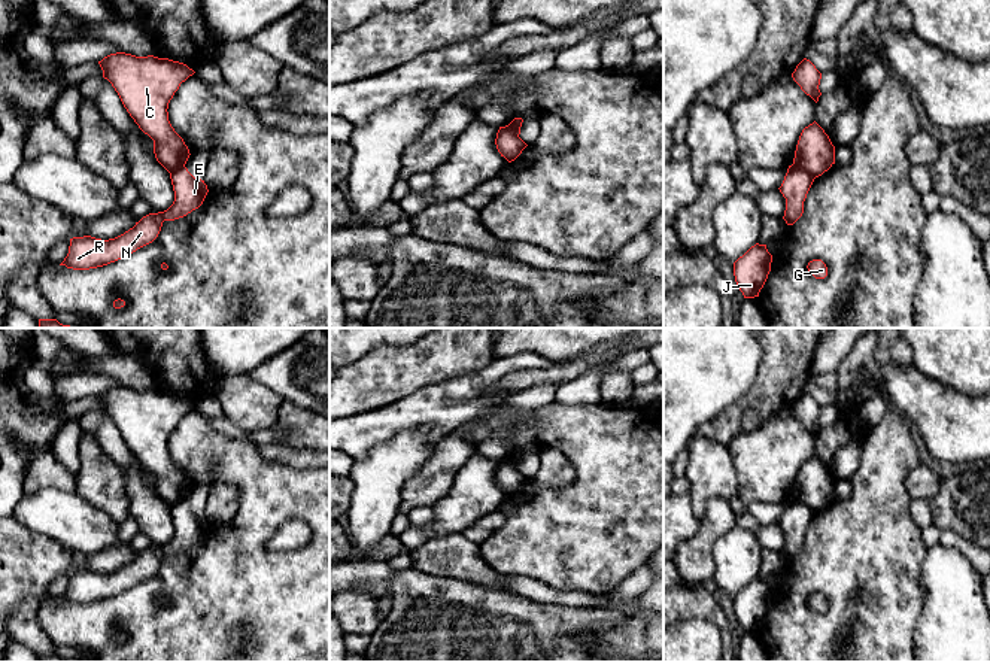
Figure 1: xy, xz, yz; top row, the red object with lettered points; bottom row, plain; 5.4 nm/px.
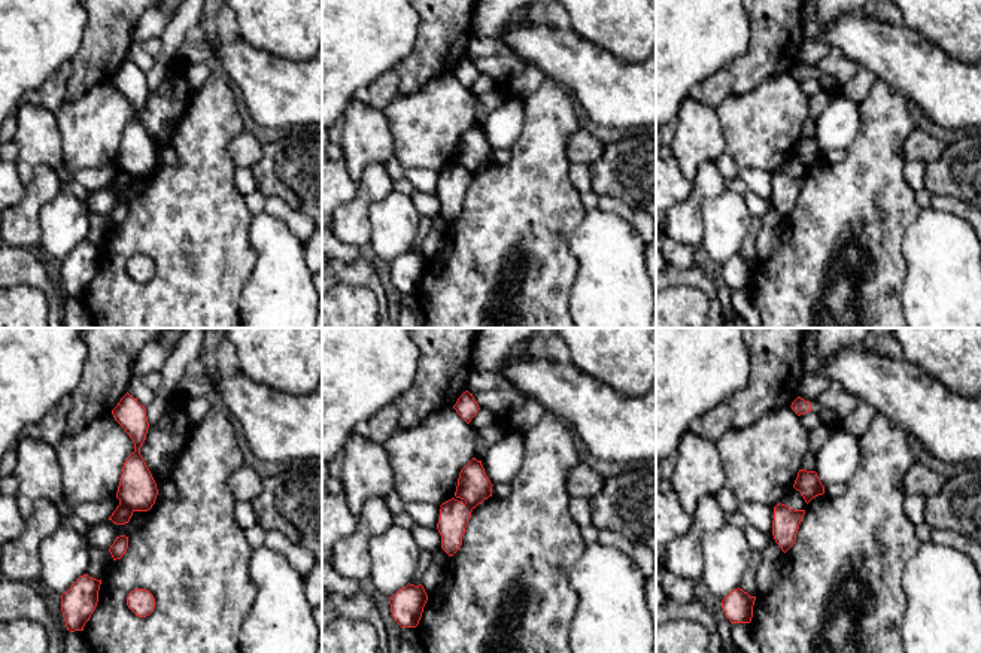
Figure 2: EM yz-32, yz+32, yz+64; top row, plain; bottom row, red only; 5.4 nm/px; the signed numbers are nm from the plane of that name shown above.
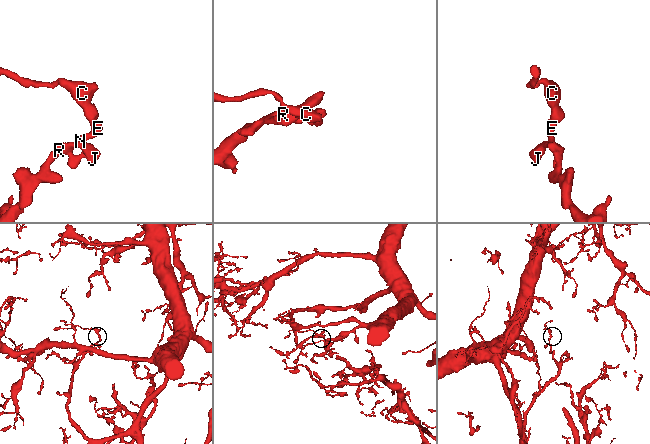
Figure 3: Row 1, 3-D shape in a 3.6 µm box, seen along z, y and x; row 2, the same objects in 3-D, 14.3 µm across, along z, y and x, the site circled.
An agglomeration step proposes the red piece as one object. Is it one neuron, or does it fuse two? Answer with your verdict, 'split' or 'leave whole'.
split

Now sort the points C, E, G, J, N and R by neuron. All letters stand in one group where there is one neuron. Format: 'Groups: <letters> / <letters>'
Groups: C / E G J N R

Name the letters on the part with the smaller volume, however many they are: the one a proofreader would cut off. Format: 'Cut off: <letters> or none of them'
Cut off: C

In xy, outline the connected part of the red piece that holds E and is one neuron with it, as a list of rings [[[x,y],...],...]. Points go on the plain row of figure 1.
[[[185,499],[171,505],[170,513],[174,535],[167,544],[143,550],[133,562],[115,573],[101,574],[91,570],[70,573],[69,587],[60,599],[89,604],[115,596],[152,577],[164,555],[183,552],[203,538],[209,526],[204,514],[194,511]]]

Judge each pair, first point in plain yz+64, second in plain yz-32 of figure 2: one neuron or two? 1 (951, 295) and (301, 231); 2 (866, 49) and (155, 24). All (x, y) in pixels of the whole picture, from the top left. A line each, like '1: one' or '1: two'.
1: two
2: two

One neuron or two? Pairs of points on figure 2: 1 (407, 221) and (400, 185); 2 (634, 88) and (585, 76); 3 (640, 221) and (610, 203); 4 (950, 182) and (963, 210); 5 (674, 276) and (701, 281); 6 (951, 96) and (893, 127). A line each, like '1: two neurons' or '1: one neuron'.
1: two neurons
2: one neuron
3: one neuron
4: two neurons
5: one neuron
6: two neurons

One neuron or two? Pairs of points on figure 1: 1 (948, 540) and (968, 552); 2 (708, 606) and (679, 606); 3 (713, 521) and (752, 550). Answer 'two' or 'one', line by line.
1: one
2: one
3: two

